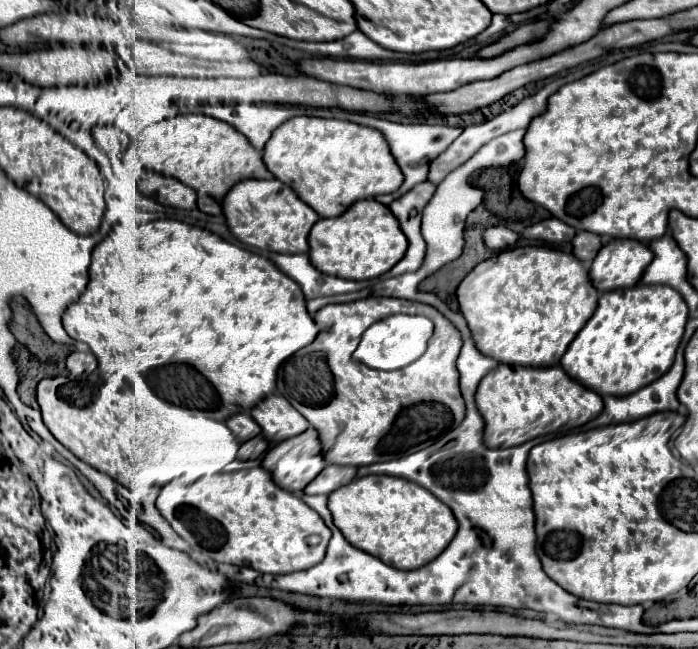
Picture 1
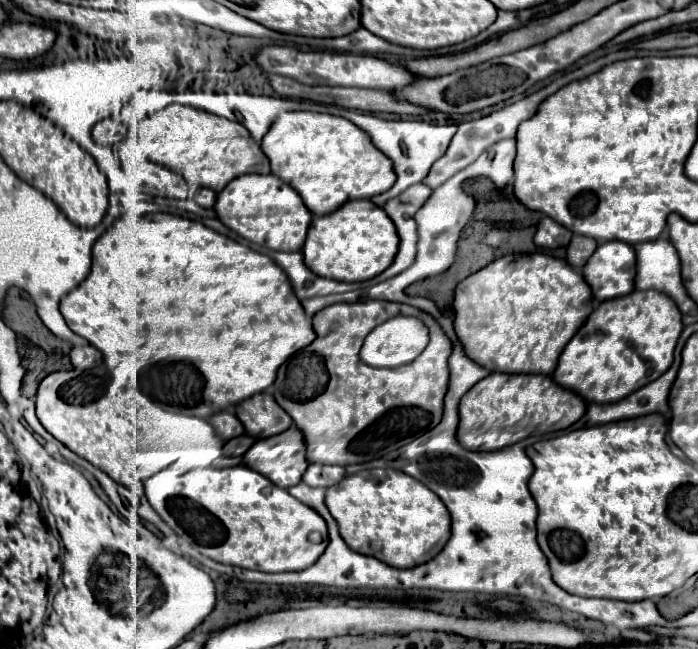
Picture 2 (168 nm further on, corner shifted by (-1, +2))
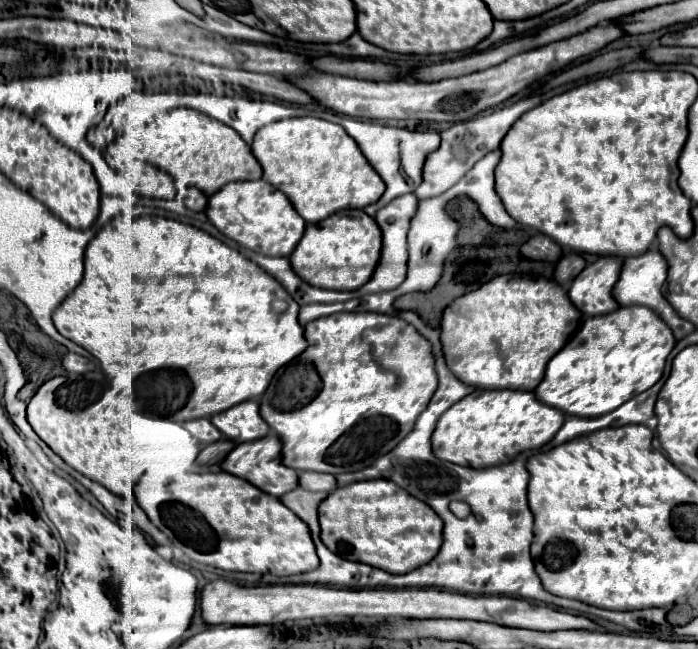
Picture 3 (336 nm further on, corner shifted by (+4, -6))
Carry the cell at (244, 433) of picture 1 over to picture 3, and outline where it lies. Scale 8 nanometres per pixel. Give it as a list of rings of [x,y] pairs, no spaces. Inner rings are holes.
[[[203,418],[203,420],[191,420],[187,424],[183,424],[197,440],[201,446],[207,446],[207,444],[213,444],[213,442],[219,442],[223,438],[223,434],[211,424],[211,420]]]

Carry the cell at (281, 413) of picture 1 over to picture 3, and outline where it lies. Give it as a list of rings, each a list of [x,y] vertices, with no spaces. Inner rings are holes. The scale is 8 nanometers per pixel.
[[[247,400],[235,408],[229,408],[227,412],[219,412],[211,418],[211,422],[223,432],[225,438],[237,444],[255,442],[269,434],[269,426],[261,418],[259,402],[255,400]]]

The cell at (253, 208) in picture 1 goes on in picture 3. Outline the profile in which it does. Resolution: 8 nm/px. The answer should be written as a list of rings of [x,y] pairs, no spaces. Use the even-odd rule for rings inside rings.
[[[265,180],[225,184],[209,198],[205,214],[227,238],[265,256],[289,256],[305,230],[305,220],[295,212],[289,198]]]

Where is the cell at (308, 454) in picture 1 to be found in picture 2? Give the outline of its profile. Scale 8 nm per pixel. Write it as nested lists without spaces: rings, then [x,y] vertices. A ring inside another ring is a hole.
[[[296,426],[258,440],[246,454],[244,464],[262,476],[268,476],[278,488],[296,486],[308,468],[304,438]]]

